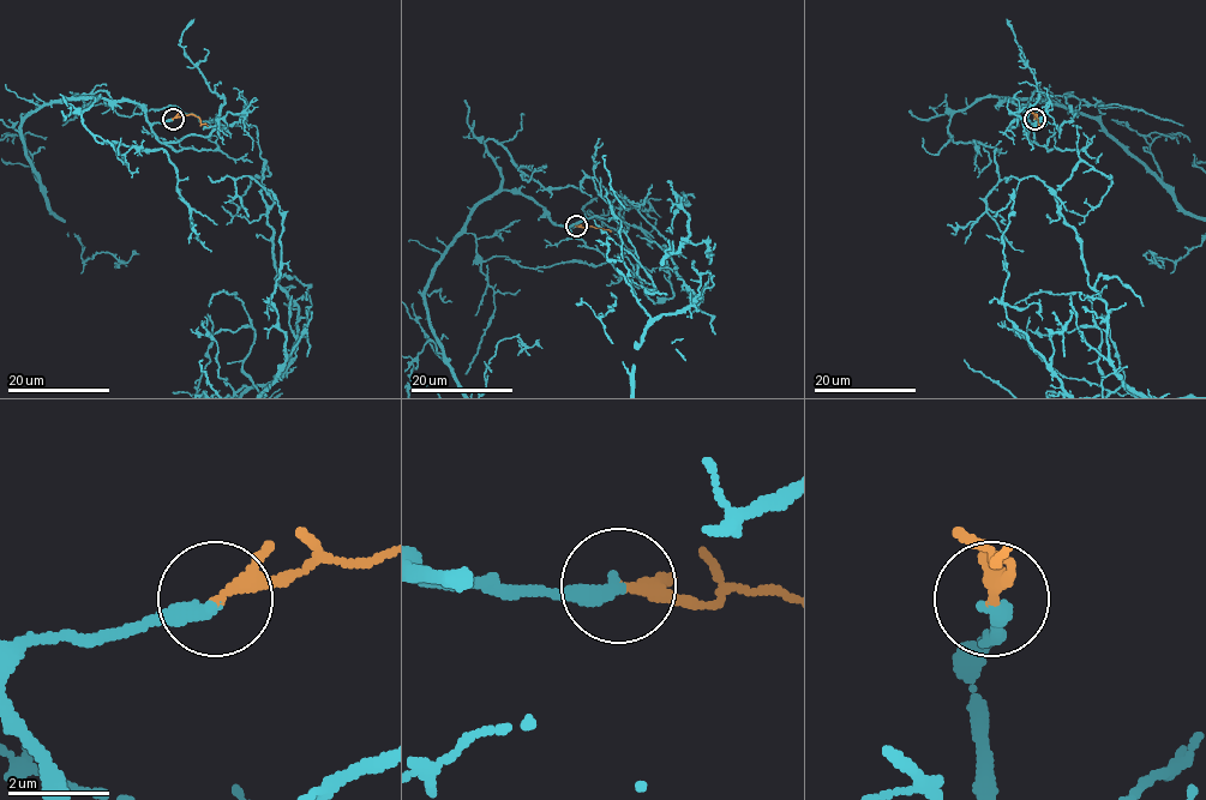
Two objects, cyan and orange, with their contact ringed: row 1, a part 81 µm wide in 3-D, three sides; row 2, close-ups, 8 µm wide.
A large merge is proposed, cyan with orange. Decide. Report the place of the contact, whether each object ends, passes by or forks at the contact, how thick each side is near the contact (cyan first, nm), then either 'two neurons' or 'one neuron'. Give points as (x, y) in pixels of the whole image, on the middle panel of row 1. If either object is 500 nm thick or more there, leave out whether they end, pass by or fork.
place (576, 226); cyan ends; orange passes by; calibres 320 and 200 nm; one neuron

